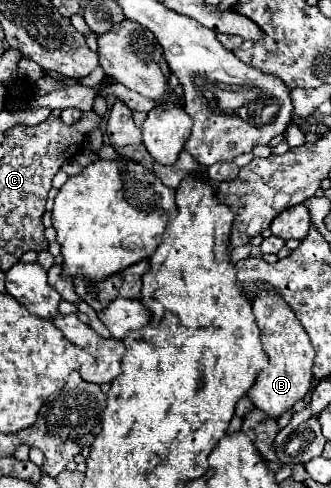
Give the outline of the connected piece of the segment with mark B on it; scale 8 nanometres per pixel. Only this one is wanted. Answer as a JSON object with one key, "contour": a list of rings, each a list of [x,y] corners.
{"contour":[[[259,287],[259,299],[253,303],[253,313],[257,317],[257,325],[261,327],[261,345],[269,357],[269,365],[257,375],[255,385],[251,387],[247,397],[259,411],[273,419],[279,419],[285,411],[293,409],[293,405],[307,395],[313,379],[311,367],[315,351],[305,329],[281,297],[265,293]]]}

